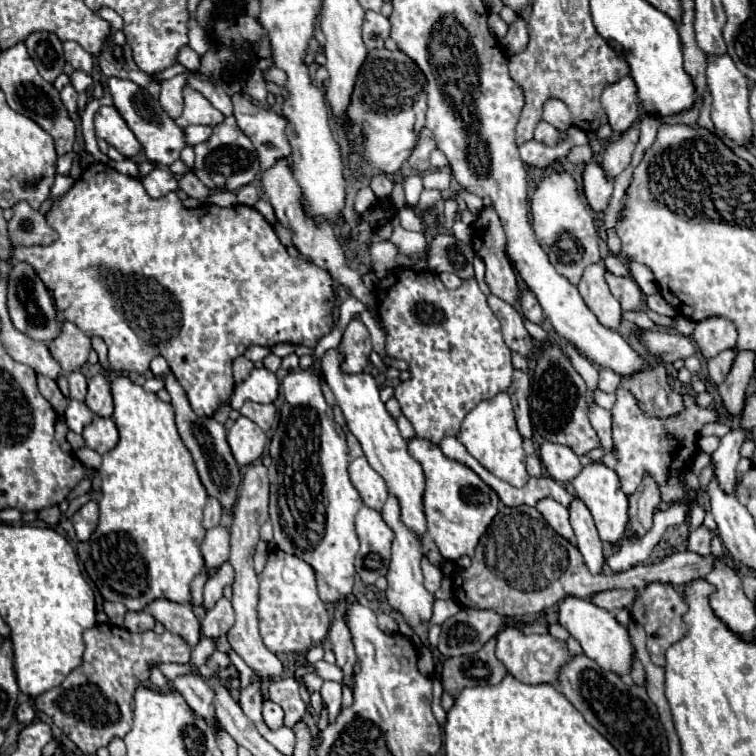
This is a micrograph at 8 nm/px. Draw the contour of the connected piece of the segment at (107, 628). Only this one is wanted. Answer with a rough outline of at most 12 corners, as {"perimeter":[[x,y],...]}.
{"perimeter":[[110,623],[62,685],[36,697],[82,753],[132,725],[150,663],[188,663],[170,631]]}

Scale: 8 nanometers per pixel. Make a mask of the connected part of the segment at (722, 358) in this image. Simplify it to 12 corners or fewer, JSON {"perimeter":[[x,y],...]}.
{"perimeter":[[732,349],[708,359],[708,375],[716,385],[724,381],[734,361]]}

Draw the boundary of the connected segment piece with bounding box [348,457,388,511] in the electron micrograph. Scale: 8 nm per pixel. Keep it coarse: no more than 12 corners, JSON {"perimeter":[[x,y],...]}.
{"perimeter":[[364,457],[352,459],[350,481],[368,507],[380,511],[386,483]]}

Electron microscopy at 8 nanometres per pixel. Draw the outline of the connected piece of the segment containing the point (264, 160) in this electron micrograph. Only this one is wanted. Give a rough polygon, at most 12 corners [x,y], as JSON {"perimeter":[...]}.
{"perimeter":[[232,103],[236,123],[258,151],[262,171],[292,157],[284,115]]}

